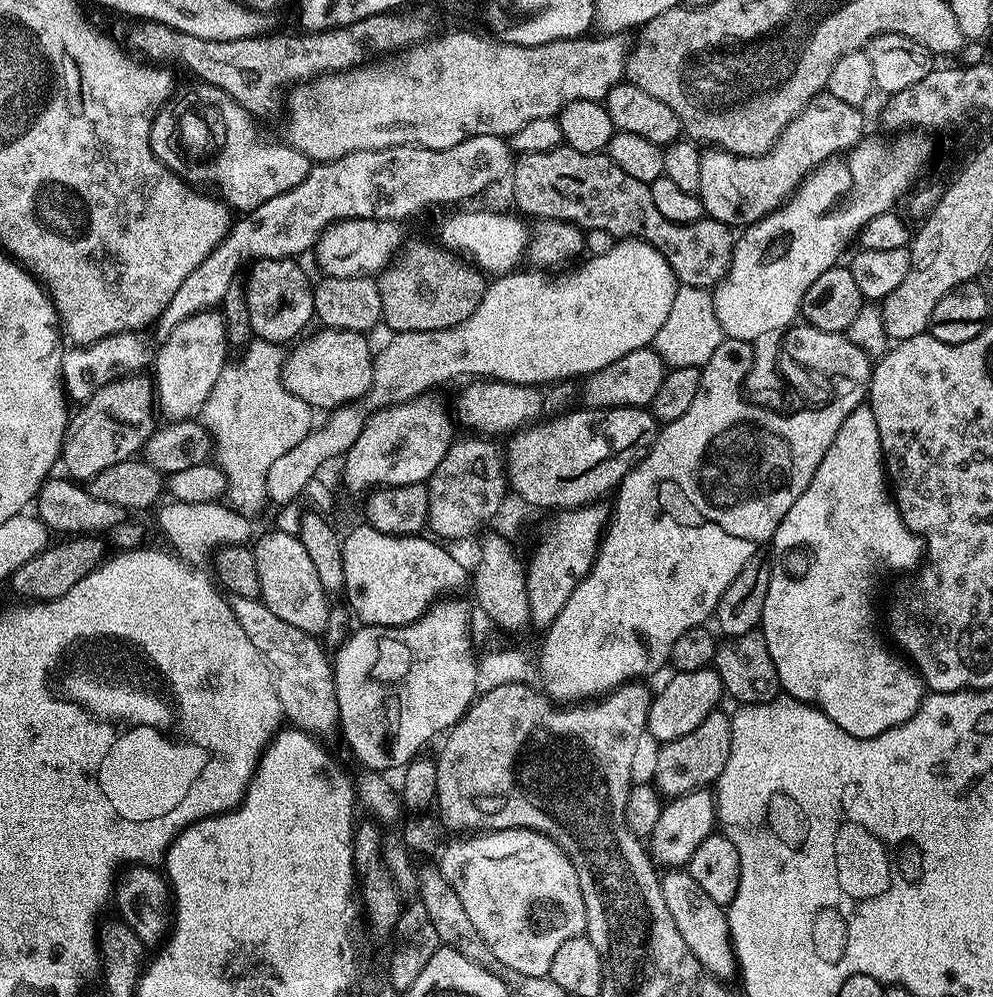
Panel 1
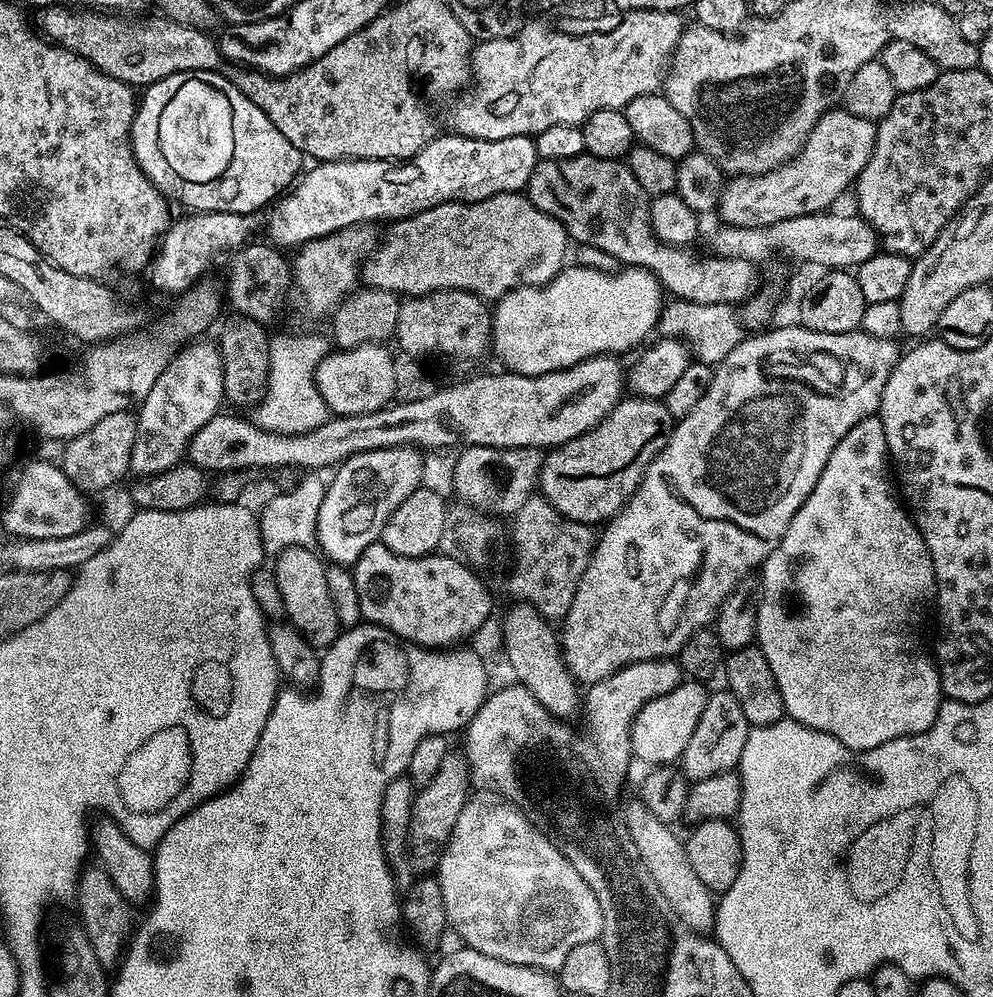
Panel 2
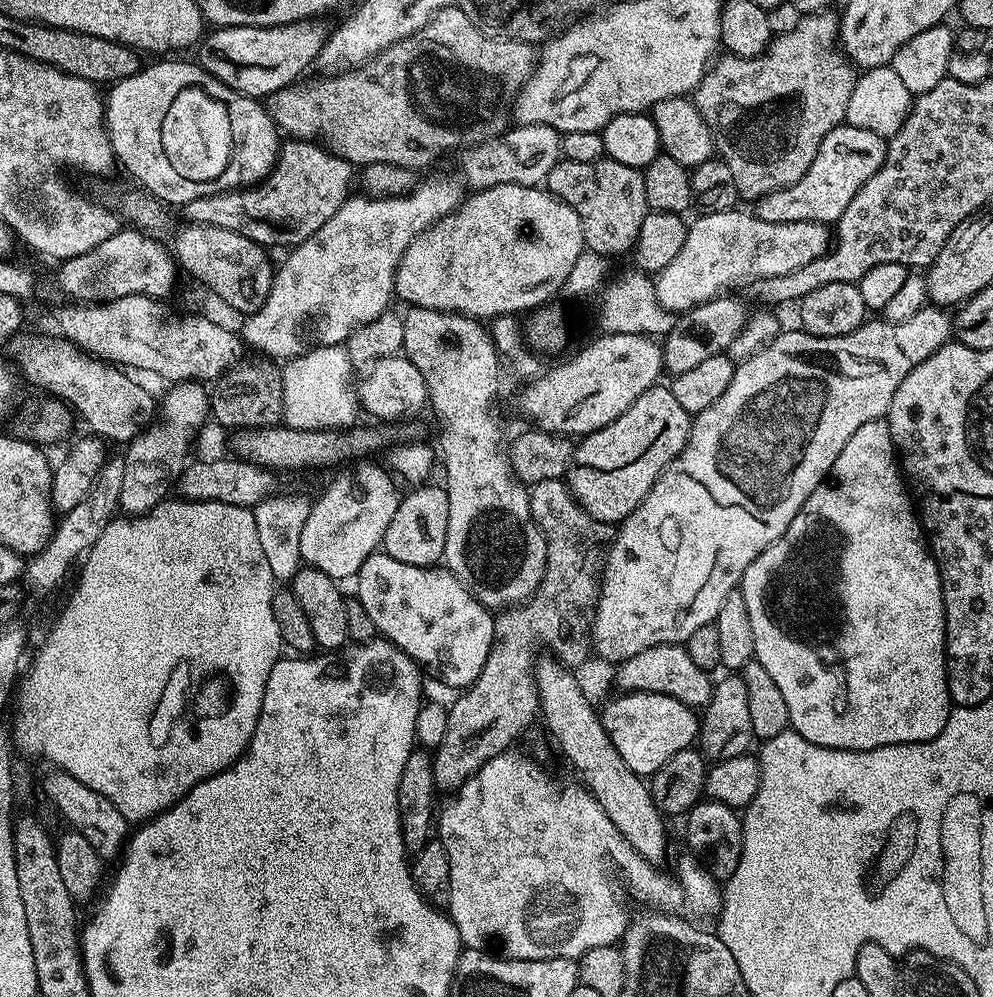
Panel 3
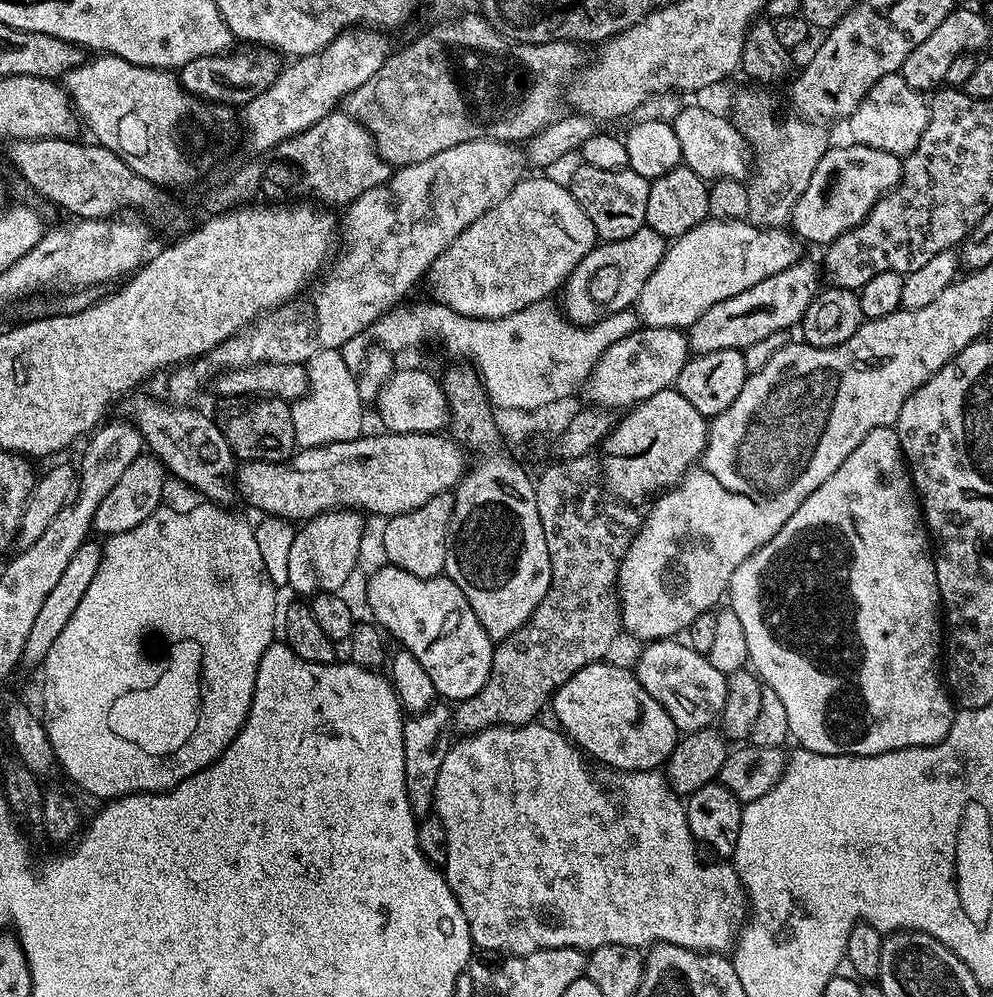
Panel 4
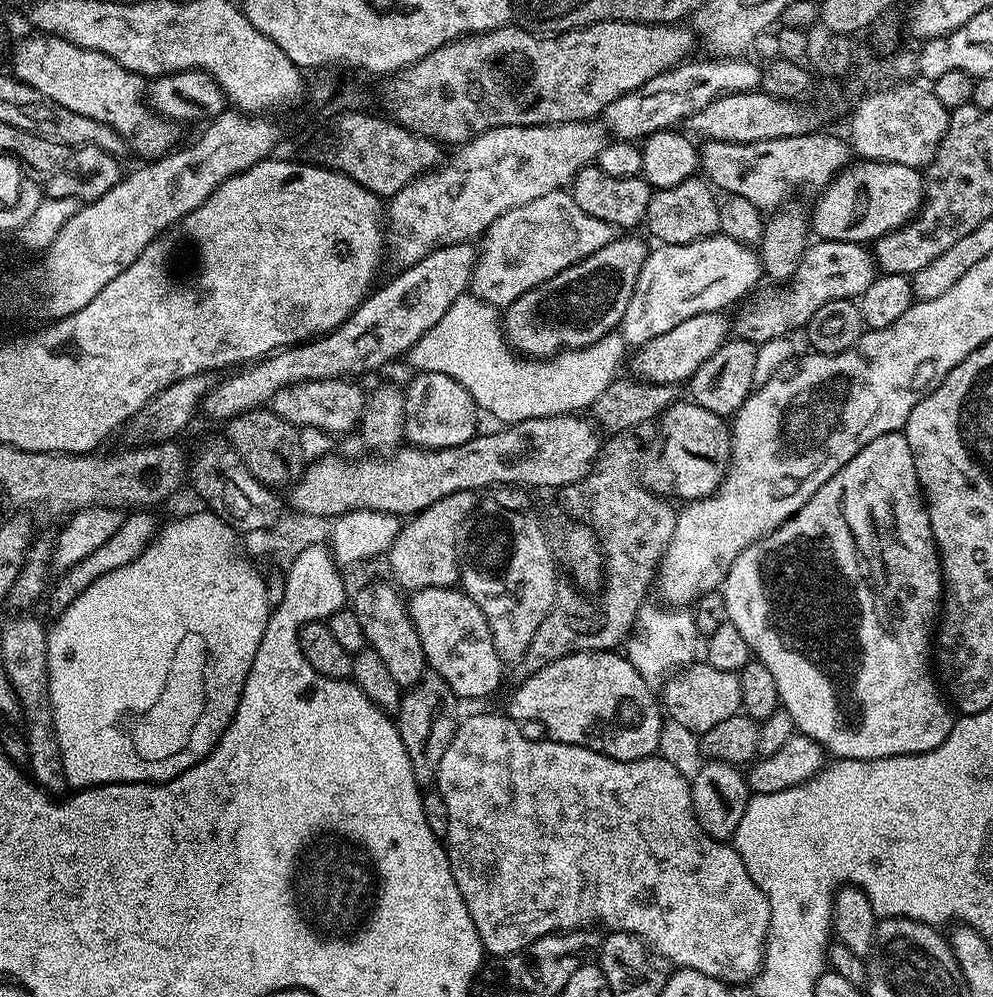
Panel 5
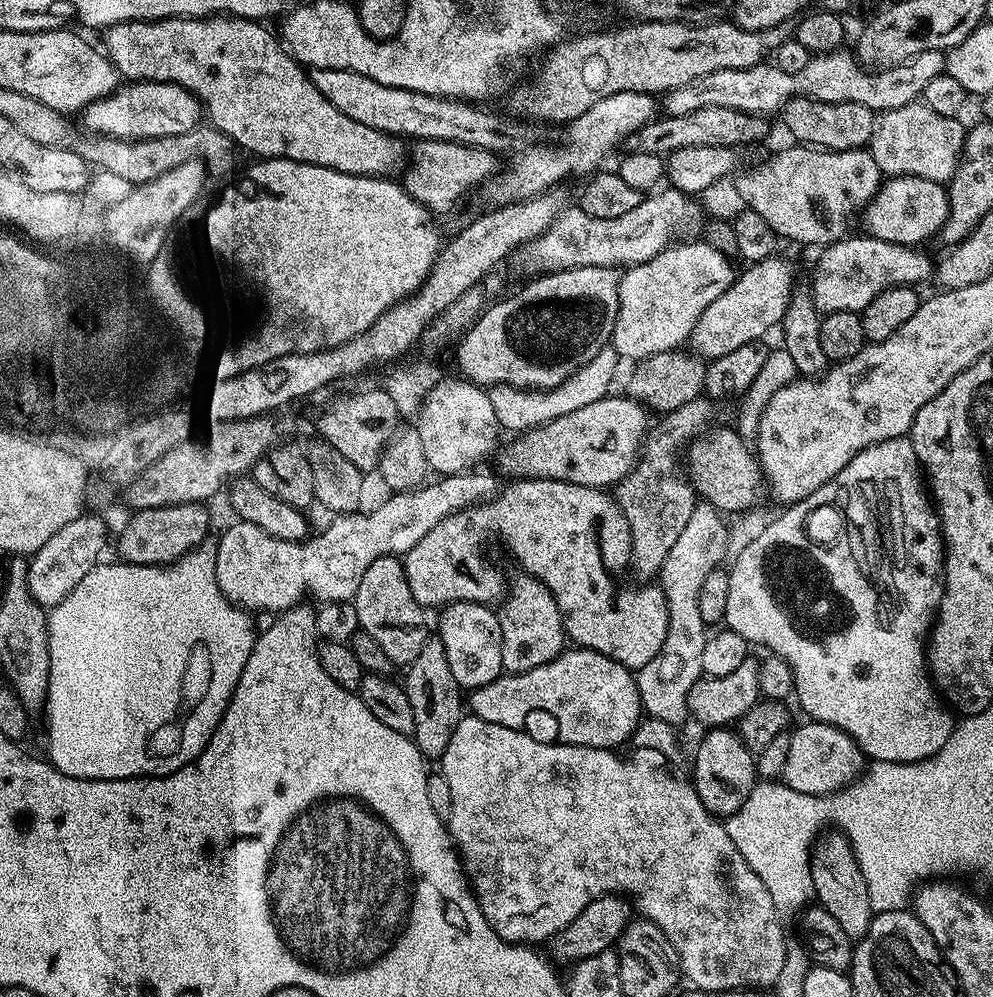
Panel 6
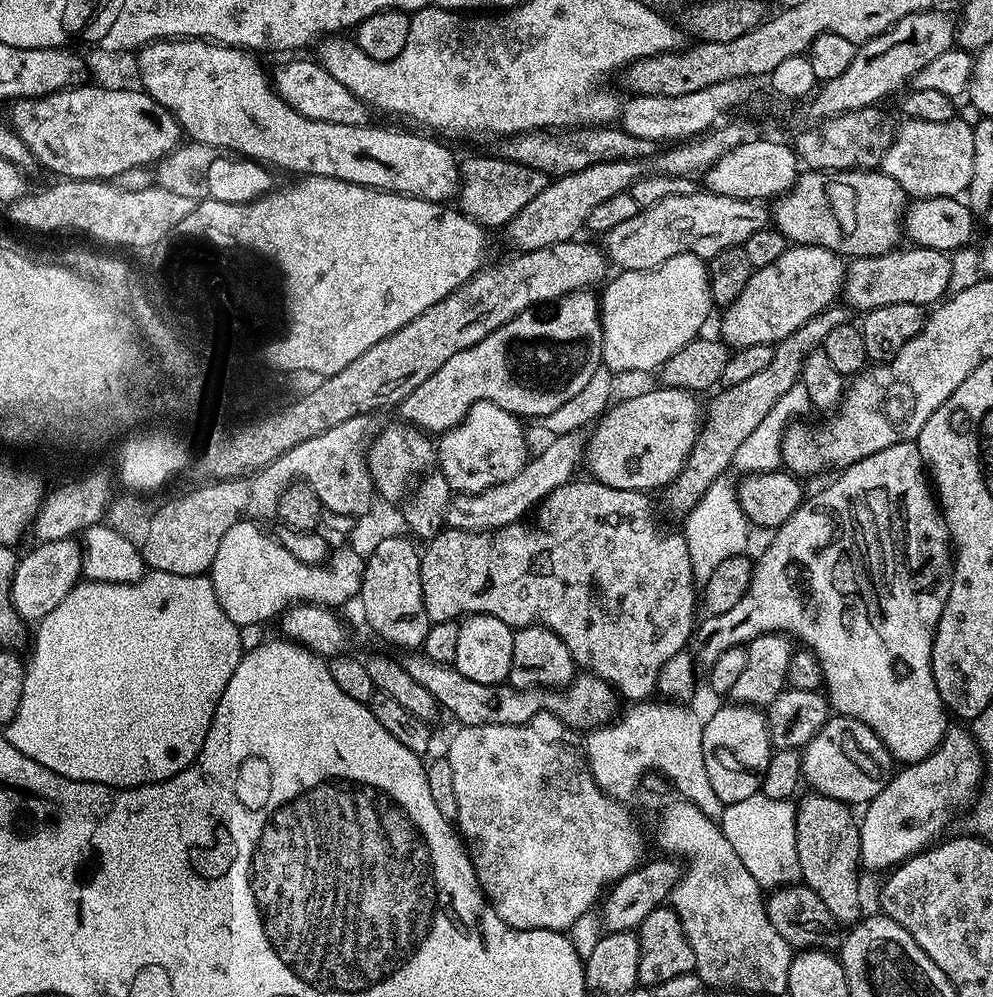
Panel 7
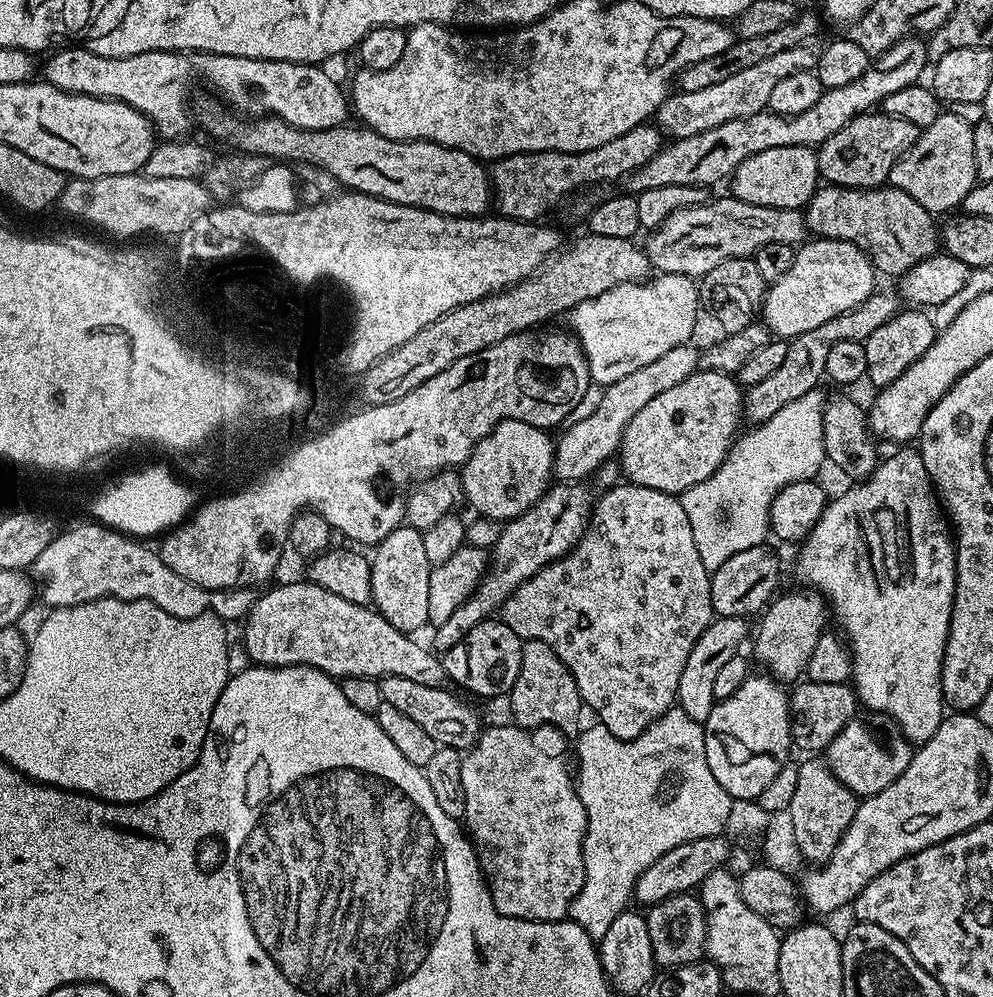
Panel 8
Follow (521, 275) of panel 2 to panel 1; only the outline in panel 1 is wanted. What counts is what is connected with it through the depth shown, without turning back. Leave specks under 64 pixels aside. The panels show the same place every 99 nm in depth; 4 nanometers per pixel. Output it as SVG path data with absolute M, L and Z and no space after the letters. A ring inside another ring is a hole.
M456 210L453 216L448 216L444 221L440 224L440 240L439 243L443 245L443 247L447 248L449 252L454 252L459 254L461 257L467 258L475 267L479 268L481 272L485 274L491 274L493 277L498 277L505 275L510 272L515 272L517 269L521 267L520 263L525 263L526 253L528 251L528 245L530 243L530 228L527 228L526 225L523 224L525 221L521 219L519 215L511 216L508 212L460 212L464 210ZM341 220L325 230L316 242L314 257L324 276L334 278L354 278L355 276L379 277L385 268L397 259L398 253L405 247L404 232L399 223L394 220Z

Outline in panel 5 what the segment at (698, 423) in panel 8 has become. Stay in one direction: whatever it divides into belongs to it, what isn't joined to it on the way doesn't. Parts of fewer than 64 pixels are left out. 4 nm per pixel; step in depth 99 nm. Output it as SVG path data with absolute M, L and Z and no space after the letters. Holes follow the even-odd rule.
M580 414L559 415L552 417L530 418L529 421L518 421L516 424L509 424L501 427L501 432L488 432L477 434L471 440L467 440L462 446L454 446L453 448L417 448L415 446L401 446L391 454L372 454L369 460L332 460L333 458L321 458L311 461L305 467L303 476L292 485L287 493L288 500L292 503L290 506L293 513L304 513L306 515L318 515L325 518L335 518L337 516L345 516L347 512L364 511L367 508L371 512L389 512L392 516L401 518L411 518L416 513L426 510L426 506L434 506L434 502L438 502L438 498L446 498L446 494L458 494L459 492L476 492L483 490L491 490L497 486L519 486L524 490L533 490L532 488L553 488L559 490L566 487L567 484L578 482L589 472L593 471L597 457L600 455L602 447L602 436L598 431L597 425L591 419L585 418Z

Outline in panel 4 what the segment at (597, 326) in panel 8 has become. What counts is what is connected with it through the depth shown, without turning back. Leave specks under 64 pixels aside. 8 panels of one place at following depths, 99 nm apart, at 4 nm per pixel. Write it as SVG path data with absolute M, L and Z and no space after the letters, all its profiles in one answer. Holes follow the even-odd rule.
M747 219L704 220L686 234L675 237L665 247L662 262L658 262L654 274L646 278L646 286L642 286L642 294L634 305L635 315L646 328L687 330L695 320L702 318L702 314L706 314L706 310L710 310L710 306L718 306L718 302L726 302L726 298L734 298L734 294L742 294L742 290L758 286L762 278L770 278L770 274L778 274L797 264L802 258L800 247L801 241L784 228L759 228Z

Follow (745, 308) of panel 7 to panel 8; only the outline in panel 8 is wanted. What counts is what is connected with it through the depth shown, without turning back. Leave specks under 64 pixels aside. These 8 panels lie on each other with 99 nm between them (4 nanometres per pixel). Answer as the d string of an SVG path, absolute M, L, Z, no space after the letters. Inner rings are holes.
M809 239L796 248L790 270L767 285L762 323L776 338L806 334L806 330L814 330L822 322L830 322L830 318L838 318L838 314L846 314L846 310L854 310L866 302L877 291L876 279L878 273L872 261L858 246L845 240Z

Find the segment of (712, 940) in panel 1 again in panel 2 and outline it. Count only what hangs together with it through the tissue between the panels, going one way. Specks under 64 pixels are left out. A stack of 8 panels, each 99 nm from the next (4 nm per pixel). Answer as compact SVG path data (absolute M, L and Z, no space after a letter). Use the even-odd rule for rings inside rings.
M632 798L629 804L627 801L622 811L630 838L634 838L634 846L638 846L638 858L642 858L642 866L646 866L650 878L654 878L654 886L662 890L662 898L670 902L670 910L674 910L674 914L678 914L678 918L690 930L701 934L711 933L716 922L717 901L714 893L698 879L698 874L694 874L694 866L690 866L690 858L686 858L684 840L676 837L677 829L650 814L639 798Z

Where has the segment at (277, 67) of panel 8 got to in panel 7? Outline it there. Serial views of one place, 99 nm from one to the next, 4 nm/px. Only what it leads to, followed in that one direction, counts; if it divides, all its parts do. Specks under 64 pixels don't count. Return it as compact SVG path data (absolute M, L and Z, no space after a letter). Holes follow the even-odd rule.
M288 58L284 65L277 70L276 76L274 72L274 87L276 93L290 105L294 110L298 110L298 114L302 114L311 120L320 122L330 122L331 124L341 124L342 126L362 126L369 123L370 109L368 105L362 103L346 86L342 86L342 82L338 82L338 78L334 78L334 74L330 74L315 59L312 60L292 60L296 58Z

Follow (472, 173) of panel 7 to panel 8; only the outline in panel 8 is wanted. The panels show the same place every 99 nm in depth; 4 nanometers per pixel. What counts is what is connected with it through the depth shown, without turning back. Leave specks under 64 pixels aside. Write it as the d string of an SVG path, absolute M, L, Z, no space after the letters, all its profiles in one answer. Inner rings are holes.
M651 123L640 124L634 130L626 130L612 141L606 142L606 146L594 146L594 150L582 150L581 152L523 152L507 156L495 161L490 168L490 183L494 193L494 204L499 215L510 220L539 221L551 210L555 204L560 204L564 196L575 197L579 188L588 188L591 184L612 184L623 181L634 170L646 166L654 154L658 154L662 147L662 133L659 128Z

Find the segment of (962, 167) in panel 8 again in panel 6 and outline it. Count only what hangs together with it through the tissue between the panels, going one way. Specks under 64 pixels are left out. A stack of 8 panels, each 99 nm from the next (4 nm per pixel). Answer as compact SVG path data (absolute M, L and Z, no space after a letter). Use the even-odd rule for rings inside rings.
M922 102L915 104L907 104L906 106L898 106L898 110L886 110L879 113L876 117L876 128L872 131L872 139L870 141L870 151L874 162L878 162L881 173L885 177L889 176L917 176L918 178L930 178L931 180L938 180L947 182L951 180L953 172L956 170L956 161L960 159L960 149L964 146L964 133L966 131L965 125L960 125L961 121L955 116L943 116L942 114L934 114L934 110L930 110Z

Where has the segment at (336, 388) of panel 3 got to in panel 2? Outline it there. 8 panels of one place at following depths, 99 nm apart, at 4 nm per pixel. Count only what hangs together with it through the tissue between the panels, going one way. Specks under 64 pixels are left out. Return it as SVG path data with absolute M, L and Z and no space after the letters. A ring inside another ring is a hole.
M325 336L271 337L268 385L260 403L250 412L251 419L259 428L293 436L306 434L306 430L314 430L330 419L326 402L316 385L316 368L330 351L330 340Z

